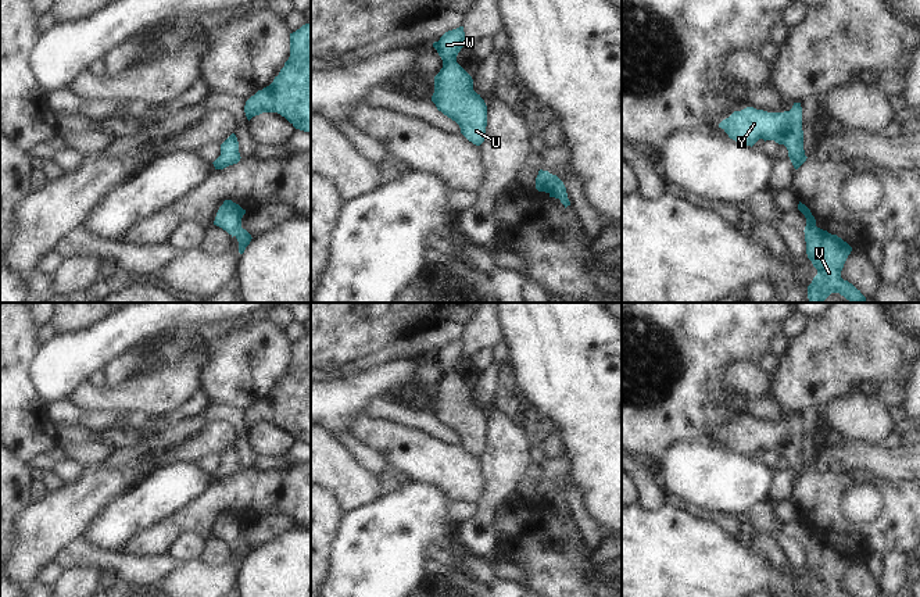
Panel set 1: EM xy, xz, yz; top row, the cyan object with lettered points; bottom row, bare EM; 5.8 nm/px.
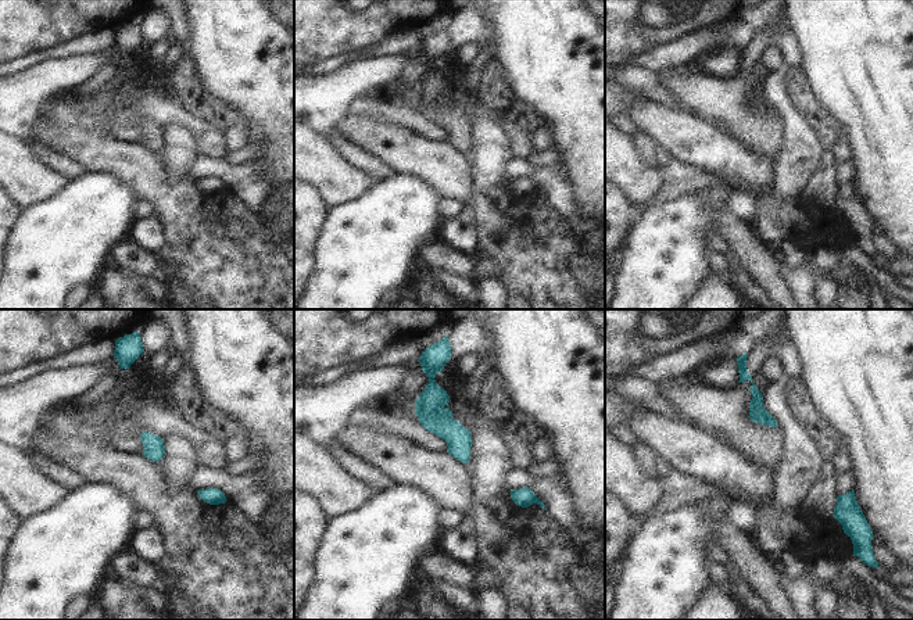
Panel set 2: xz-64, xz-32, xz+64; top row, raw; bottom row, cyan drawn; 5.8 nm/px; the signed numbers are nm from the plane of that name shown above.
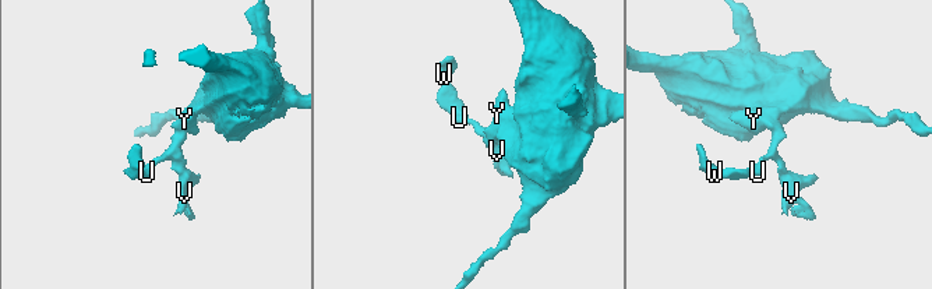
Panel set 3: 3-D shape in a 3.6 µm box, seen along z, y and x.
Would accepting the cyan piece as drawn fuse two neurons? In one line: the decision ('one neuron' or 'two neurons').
two neurons

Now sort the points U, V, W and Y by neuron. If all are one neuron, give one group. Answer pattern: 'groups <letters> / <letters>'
groups U W Y / V

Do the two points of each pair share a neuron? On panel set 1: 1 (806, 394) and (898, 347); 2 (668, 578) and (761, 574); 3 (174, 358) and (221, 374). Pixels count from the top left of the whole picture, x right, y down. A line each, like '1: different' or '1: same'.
1: same
2: same
3: same

